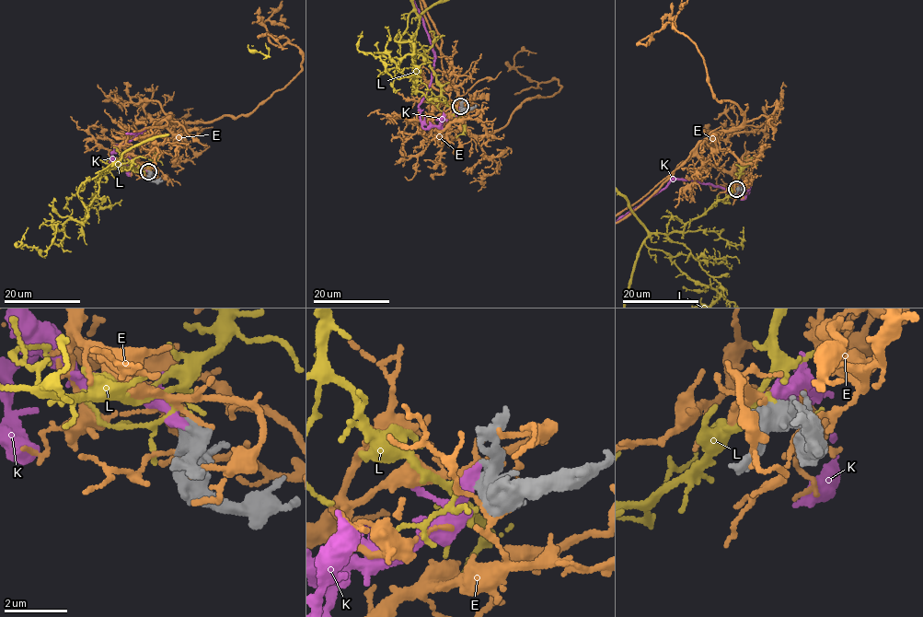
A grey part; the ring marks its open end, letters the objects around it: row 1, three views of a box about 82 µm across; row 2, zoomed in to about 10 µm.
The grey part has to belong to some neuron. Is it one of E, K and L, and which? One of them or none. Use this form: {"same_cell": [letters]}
{"same_cell": ["K"]}

